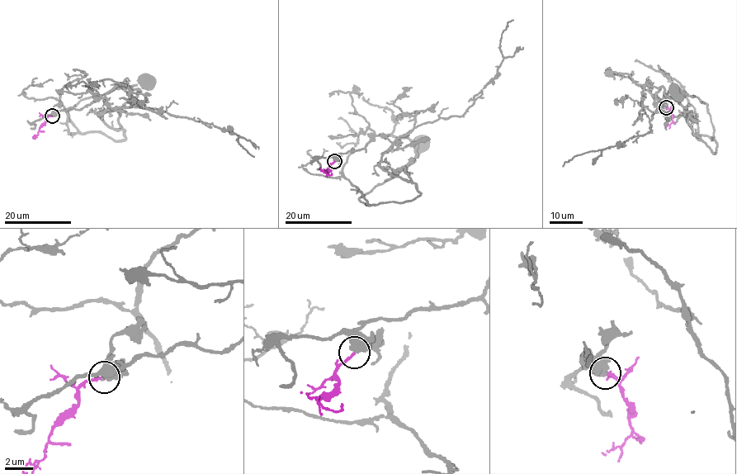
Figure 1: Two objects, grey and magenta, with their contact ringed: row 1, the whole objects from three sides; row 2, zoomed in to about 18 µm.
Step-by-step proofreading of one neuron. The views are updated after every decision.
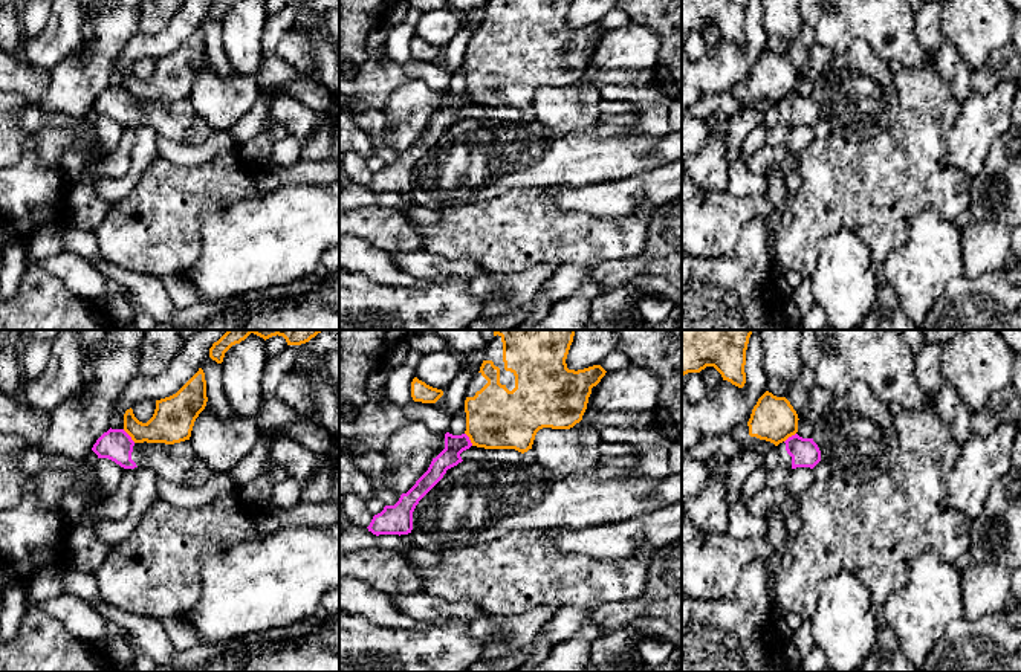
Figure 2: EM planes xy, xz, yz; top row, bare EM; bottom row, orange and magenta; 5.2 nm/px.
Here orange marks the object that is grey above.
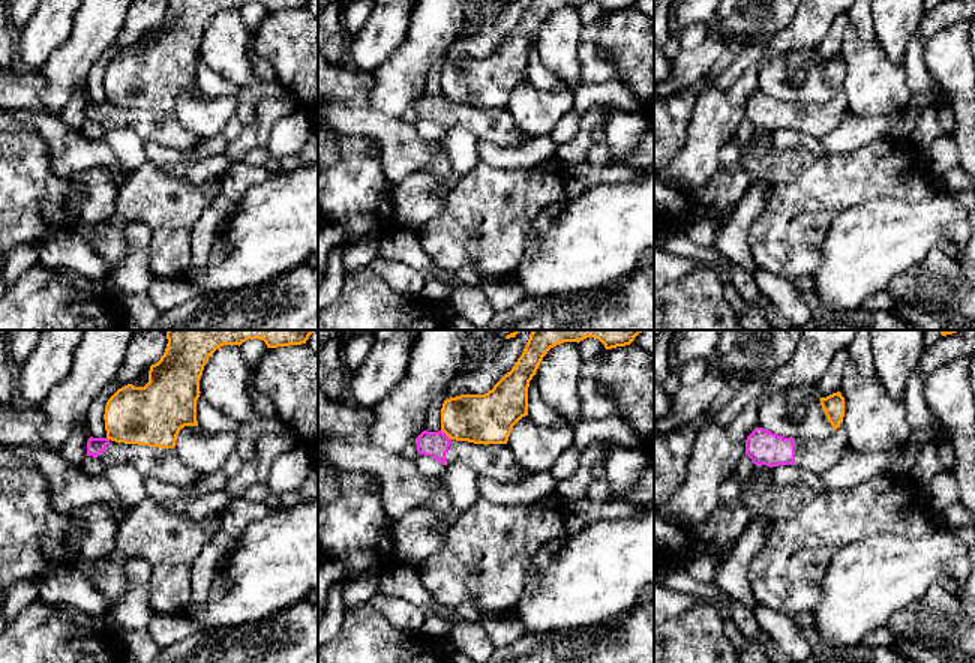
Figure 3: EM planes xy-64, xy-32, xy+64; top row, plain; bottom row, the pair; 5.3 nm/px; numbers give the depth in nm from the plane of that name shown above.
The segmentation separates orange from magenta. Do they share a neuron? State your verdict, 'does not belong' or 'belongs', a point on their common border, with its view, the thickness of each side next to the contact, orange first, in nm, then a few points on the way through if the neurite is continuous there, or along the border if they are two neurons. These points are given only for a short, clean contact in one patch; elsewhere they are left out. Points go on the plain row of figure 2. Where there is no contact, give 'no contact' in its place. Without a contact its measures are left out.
does not belong | xy (129, 92) | 220/170 nm | along xy (123, 87), (135, 100)

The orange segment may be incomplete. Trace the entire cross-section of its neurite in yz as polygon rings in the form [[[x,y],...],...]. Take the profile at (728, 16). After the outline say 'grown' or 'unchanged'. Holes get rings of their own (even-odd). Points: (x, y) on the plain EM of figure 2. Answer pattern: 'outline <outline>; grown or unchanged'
outline [[[682,0],[682,37],[714,24],[723,38],[743,46],[746,41],[746,8],[749,0]]]; unchanged

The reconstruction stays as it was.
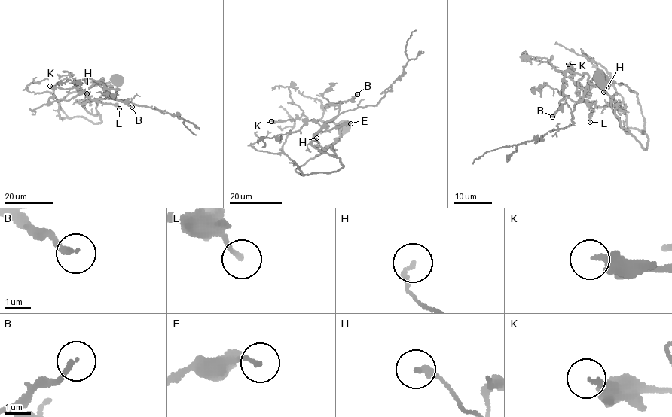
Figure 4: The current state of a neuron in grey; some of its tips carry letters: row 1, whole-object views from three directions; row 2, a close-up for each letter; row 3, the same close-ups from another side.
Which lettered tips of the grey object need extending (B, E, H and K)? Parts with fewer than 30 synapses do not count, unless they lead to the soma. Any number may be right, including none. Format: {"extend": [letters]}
{"extend": ["B"]}

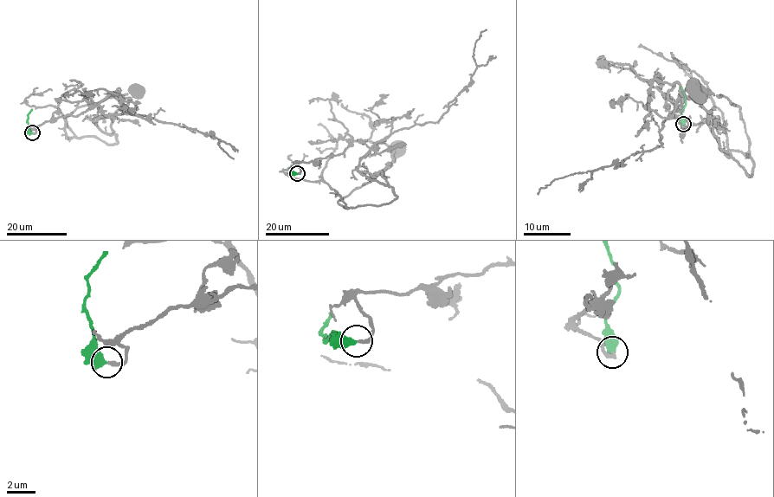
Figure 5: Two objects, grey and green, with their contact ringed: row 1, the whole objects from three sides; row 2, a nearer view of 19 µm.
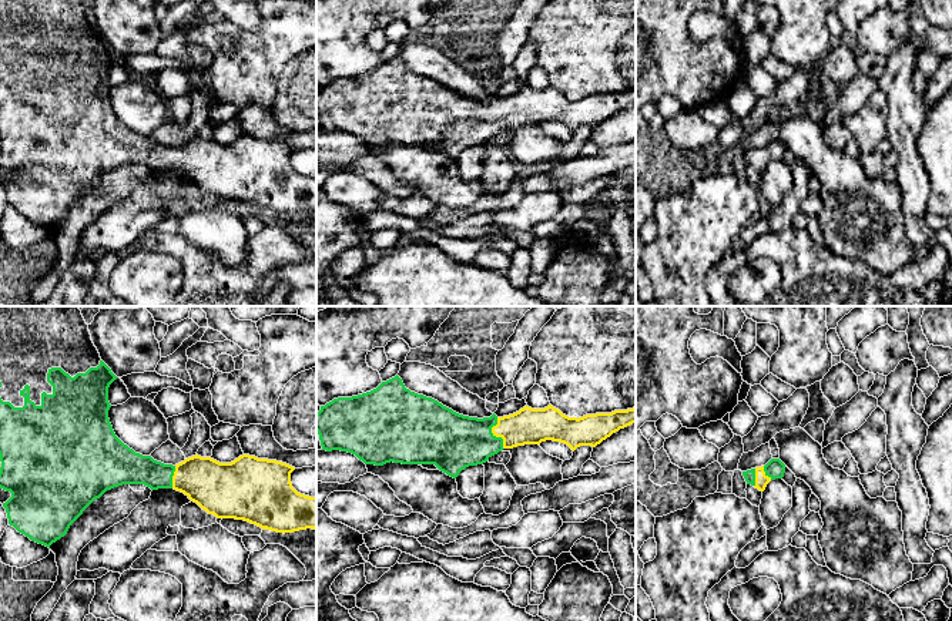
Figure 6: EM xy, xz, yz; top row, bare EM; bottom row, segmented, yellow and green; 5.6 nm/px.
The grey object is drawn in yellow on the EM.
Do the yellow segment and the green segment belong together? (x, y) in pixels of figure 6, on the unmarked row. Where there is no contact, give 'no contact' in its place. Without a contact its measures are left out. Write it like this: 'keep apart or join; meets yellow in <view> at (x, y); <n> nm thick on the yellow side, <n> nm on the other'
join; meets yellow in xz at (493, 114); 200 nm thick on the yellow side, 320 nm on the other

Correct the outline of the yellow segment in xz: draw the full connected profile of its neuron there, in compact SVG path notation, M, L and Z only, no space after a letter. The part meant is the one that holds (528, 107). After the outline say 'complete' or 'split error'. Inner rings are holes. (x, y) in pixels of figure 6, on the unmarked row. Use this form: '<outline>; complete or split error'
M402 60L382 63L376 70L338 78L321 87L316 94L316 114L322 131L341 131L355 135L365 145L386 144L435 145L440 152L456 160L469 147L486 144L503 130L540 125L546 121L567 125L573 132L580 127L596 128L613 114L636 104L636 88L611 94L569 98L549 85L544 90L524 87L519 93L497 98L469 98L453 93L432 78L405 68Z; split error

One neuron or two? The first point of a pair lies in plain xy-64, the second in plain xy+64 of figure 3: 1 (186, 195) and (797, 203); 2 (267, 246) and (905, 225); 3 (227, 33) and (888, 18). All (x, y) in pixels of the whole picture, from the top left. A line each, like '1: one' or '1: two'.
1: one
2: one
3: one

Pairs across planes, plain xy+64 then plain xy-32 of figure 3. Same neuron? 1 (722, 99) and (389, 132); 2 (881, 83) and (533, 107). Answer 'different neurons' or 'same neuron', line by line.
1: different neurons
2: same neuron

